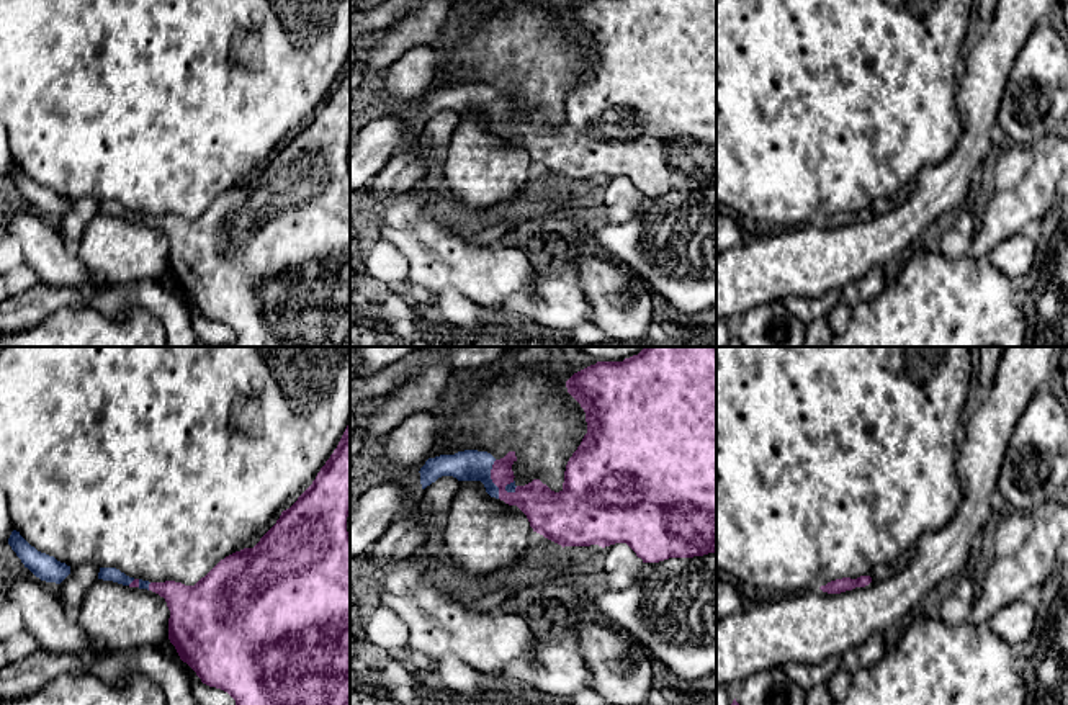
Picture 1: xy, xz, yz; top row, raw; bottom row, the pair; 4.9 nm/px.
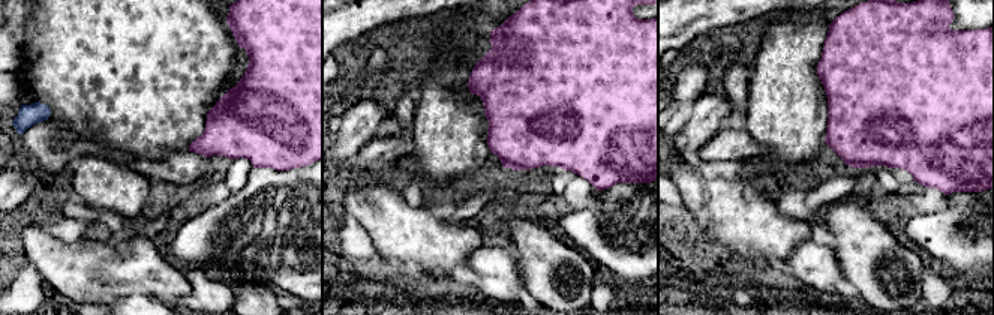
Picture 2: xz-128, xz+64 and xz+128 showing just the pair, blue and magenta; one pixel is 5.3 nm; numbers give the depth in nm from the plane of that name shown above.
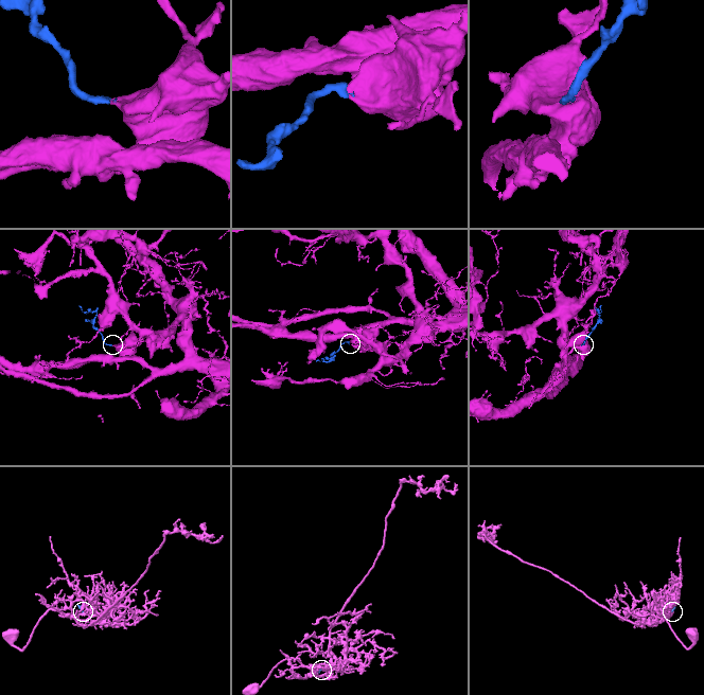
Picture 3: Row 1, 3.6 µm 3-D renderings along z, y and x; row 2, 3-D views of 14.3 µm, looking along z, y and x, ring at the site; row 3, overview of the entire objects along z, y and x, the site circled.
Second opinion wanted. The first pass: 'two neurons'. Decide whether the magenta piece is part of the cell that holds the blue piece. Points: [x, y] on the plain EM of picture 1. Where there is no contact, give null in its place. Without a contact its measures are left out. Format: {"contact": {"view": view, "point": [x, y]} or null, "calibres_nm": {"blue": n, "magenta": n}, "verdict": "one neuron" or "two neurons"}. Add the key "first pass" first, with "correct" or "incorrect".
{"first pass": "incorrect", "contact": {"view": "xz", "point": [491, 113]}, "calibres_nm": {"blue": 160, "magenta": 180}, "verdict": "one neuron"}

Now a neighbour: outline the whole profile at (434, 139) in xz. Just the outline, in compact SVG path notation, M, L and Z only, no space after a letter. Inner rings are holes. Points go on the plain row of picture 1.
M442 110L424 123L420 134L412 144L412 150L429 159L443 155L458 126L460 115L453 110Z

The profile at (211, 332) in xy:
M182 294L182 298L190 309L193 329L200 342L208 344L209 347L234 345L236 334L227 326L203 317L196 306L186 296Z

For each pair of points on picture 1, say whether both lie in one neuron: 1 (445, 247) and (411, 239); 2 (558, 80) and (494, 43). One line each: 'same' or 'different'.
1: same
2: same

